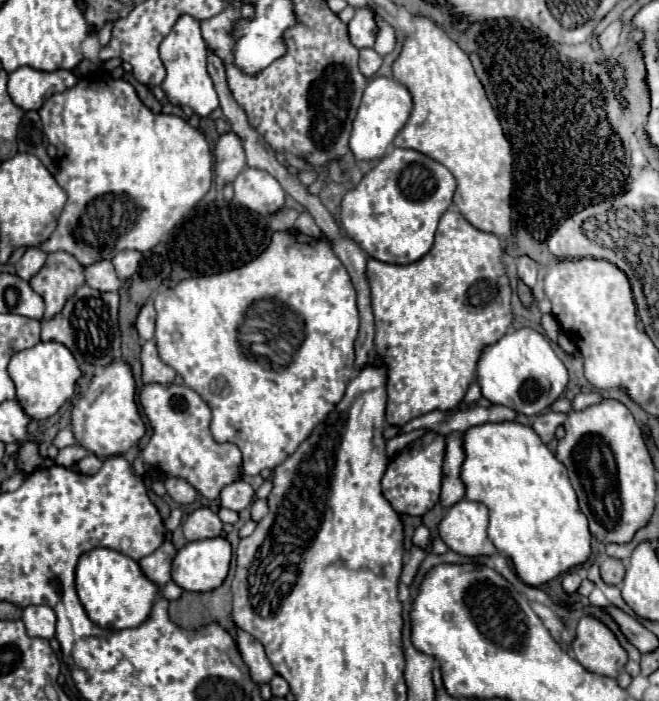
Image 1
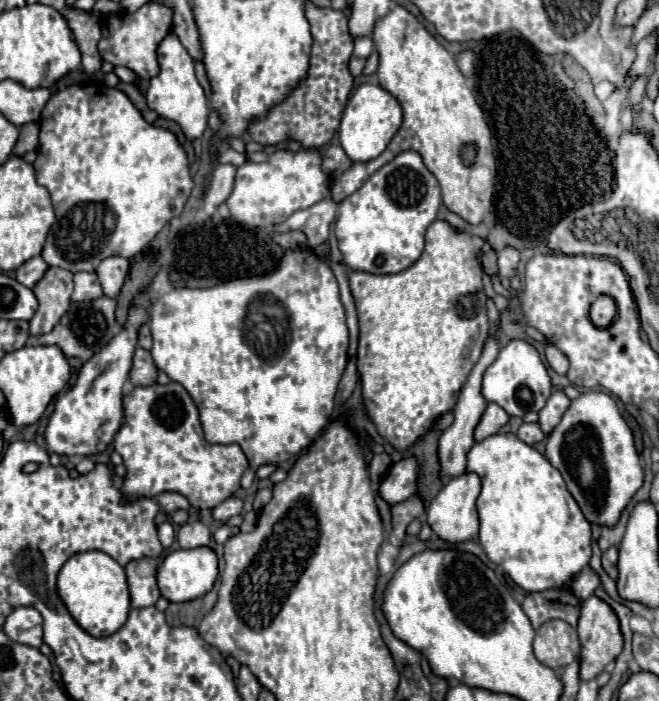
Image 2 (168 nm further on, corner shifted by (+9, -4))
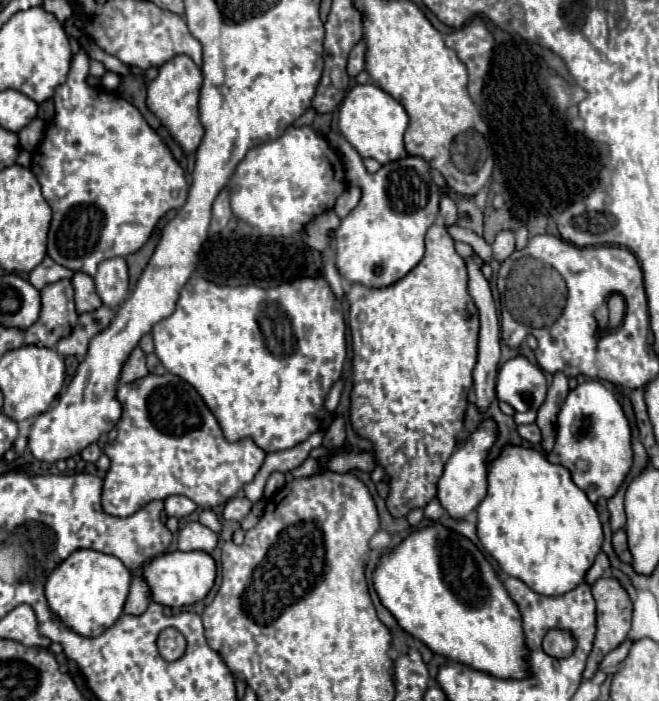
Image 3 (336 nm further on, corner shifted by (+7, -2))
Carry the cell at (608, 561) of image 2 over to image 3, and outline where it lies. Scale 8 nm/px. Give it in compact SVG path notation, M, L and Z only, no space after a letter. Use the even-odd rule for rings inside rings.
M618 530L612 538L612 546L614 546L614 552L616 556L620 558L620 562L630 562L630 552L628 552L628 544L626 544L626 532L624 530Z

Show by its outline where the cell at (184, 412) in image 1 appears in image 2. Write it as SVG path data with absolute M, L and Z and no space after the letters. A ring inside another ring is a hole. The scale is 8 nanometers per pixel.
M168 382L166 386L136 386L130 394L124 396L124 422L114 436L114 450L122 456L126 466L124 484L120 488L122 502L132 502L136 498L156 498L162 492L178 492L190 500L190 504L198 510L214 508L224 502L240 488L240 478L248 470L248 458L238 444L208 444L204 440L200 412L186 392L186 388L178 382Z

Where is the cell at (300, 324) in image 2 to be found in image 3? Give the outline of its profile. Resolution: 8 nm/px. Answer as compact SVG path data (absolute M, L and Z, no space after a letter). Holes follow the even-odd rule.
M192 276L186 286L180 290L180 298L176 302L176 310L172 312L172 316L168 316L166 320L158 322L152 328L152 336L154 336L154 352L160 358L162 366L170 372L180 376L182 380L190 382L198 394L202 396L202 400L206 402L206 406L210 408L210 412L216 416L224 438L228 442L236 442L242 438L252 438L254 444L258 448L262 448L264 452L276 452L276 450L288 450L294 448L298 444L302 444L304 440L308 440L310 434L314 434L324 418L326 418L326 408L324 408L324 400L326 394L330 392L332 384L340 378L342 374L342 366L346 360L346 322L344 322L344 310L342 310L342 302L334 296L330 284L320 276L320 278L298 278L294 282L286 282L274 288L258 288L258 286L218 286L214 282L206 282L200 276Z

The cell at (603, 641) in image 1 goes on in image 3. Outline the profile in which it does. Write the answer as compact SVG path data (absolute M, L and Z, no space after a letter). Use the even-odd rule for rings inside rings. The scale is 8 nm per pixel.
M600 578L592 584L592 594L596 600L596 640L594 640L594 648L588 656L588 664L584 670L584 680L590 680L594 676L594 672L598 670L602 658L614 650L618 644L622 644L630 632L630 622L632 622L632 602L628 598L628 594L622 590L622 586L618 584L618 580L614 578Z

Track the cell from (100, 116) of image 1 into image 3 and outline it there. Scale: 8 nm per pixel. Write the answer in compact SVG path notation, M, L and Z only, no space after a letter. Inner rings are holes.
M80 48L72 60L68 80L54 92L56 116L46 128L46 136L32 154L32 172L42 186L42 194L54 216L48 232L48 256L64 268L84 270L94 276L98 264L106 258L128 256L138 252L158 220L172 208L182 208L188 194L188 182L182 166L174 160L170 148L148 126L136 106L128 100L106 92L104 88L88 86L90 59Z

